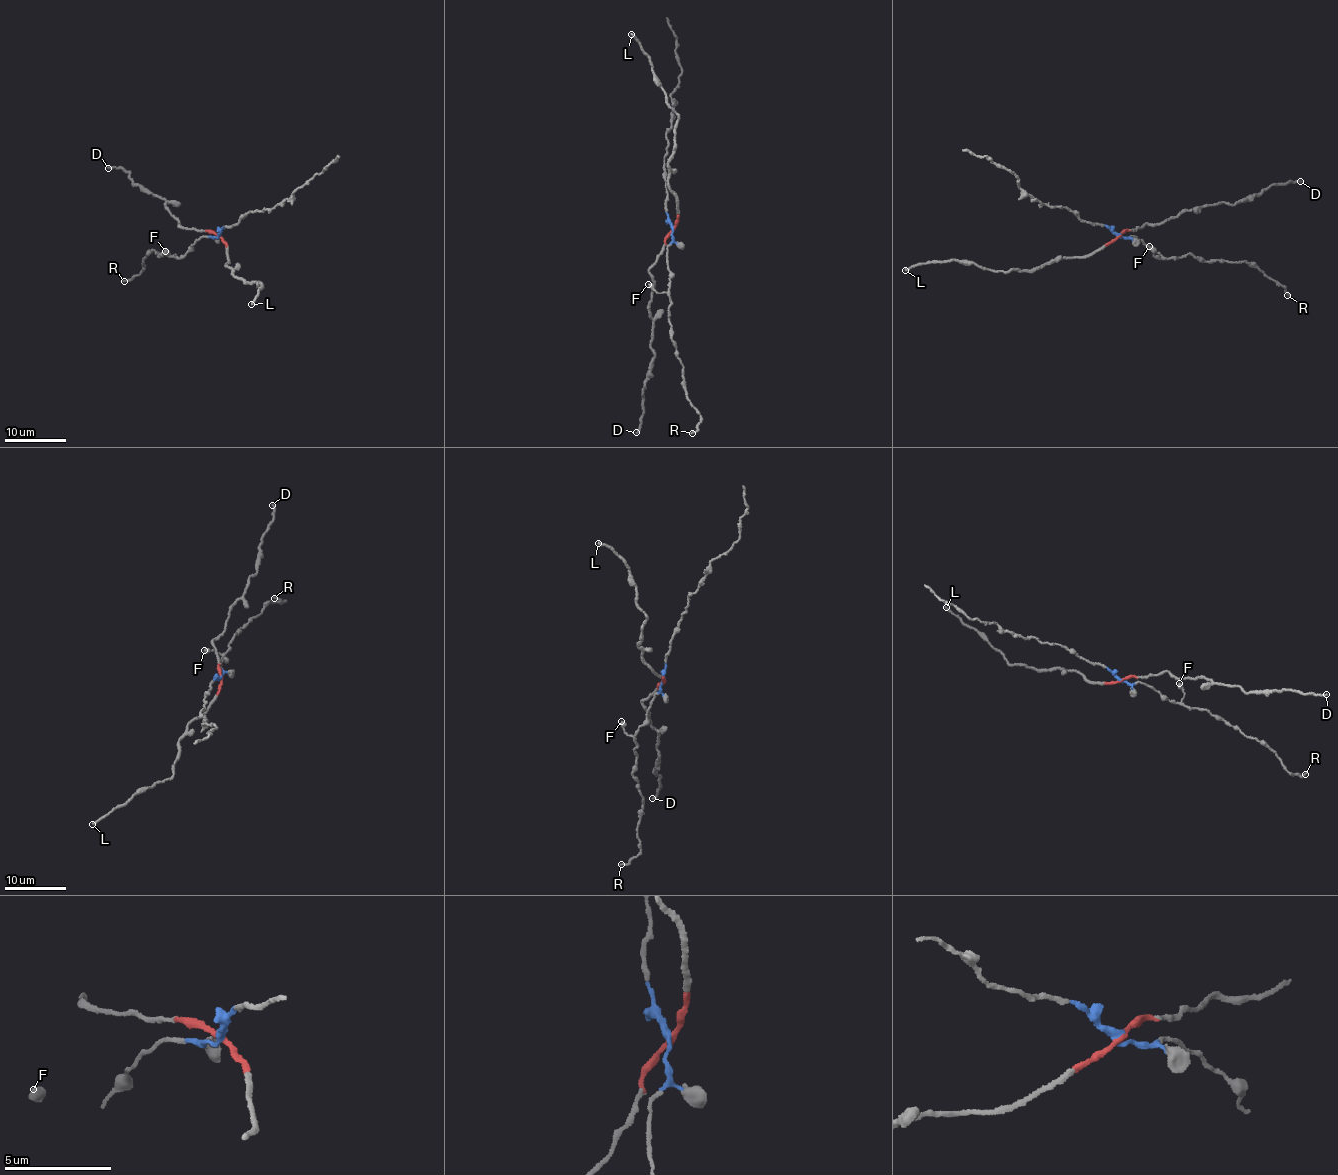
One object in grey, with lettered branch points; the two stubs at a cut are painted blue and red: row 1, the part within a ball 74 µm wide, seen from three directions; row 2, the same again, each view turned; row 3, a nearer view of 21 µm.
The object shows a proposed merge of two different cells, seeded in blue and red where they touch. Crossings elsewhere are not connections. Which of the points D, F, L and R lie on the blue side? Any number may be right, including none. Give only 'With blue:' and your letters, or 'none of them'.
With blue: F, R

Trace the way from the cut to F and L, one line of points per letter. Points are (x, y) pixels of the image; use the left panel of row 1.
F: (218, 235), (216, 238), (201, 236), (183, 257), (168, 256), (165, 250)
L: (220, 235), (227, 248), (226, 265), (231, 272), (242, 280), (261, 282), (257, 286), (262, 283), (251, 304)

